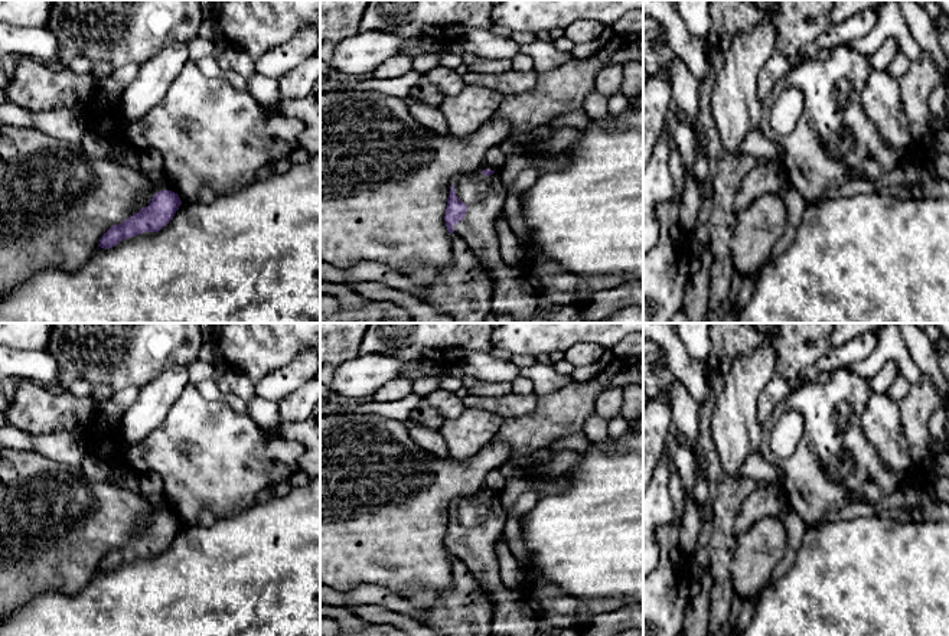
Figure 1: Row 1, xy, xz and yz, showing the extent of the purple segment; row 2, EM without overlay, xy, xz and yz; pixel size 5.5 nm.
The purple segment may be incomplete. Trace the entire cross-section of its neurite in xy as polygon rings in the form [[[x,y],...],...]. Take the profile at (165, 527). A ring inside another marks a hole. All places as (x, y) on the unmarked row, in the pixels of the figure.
[[[160,513],[153,519],[149,529],[141,531],[138,536],[134,536],[123,547],[112,548],[98,568],[108,573],[138,557],[159,555],[173,542],[180,528],[182,524],[177,516]]]

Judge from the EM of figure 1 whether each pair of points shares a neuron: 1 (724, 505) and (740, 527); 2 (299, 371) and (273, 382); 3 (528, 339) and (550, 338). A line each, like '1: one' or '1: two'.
1: two
2: one
3: one

